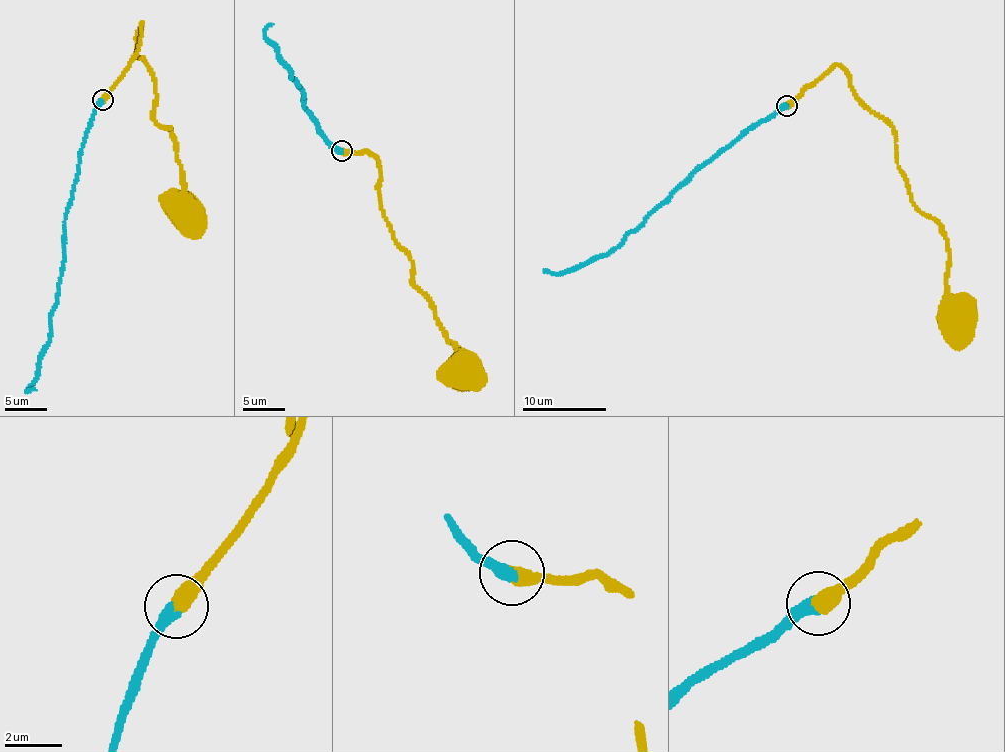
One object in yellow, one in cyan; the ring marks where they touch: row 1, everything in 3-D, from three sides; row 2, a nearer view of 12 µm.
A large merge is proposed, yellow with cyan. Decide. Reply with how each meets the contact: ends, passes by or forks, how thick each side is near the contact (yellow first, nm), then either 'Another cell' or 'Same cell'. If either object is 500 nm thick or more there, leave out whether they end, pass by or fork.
Thickness 550 nm (yellow) against 460 nm. Same cell

